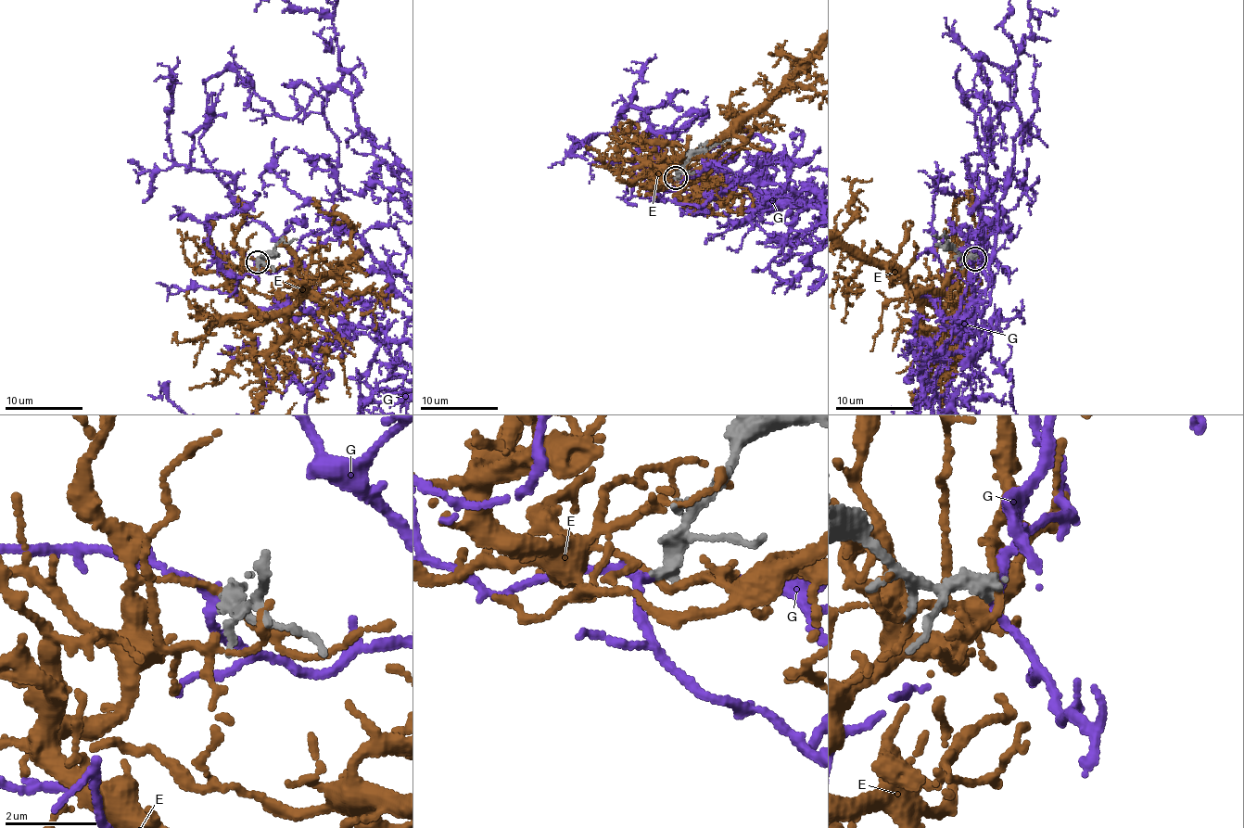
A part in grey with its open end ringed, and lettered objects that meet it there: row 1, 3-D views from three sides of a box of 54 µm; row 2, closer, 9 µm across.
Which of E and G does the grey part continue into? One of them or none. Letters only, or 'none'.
G

